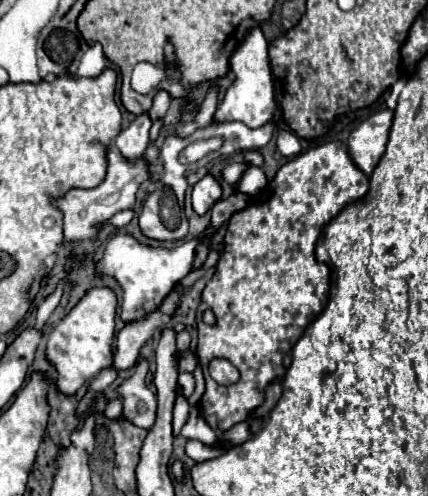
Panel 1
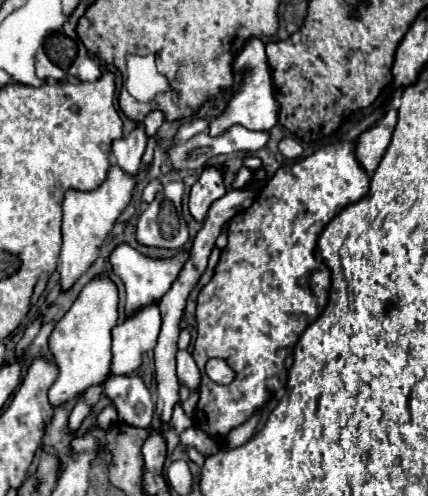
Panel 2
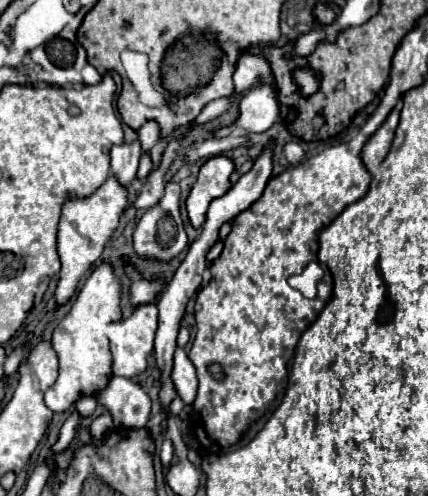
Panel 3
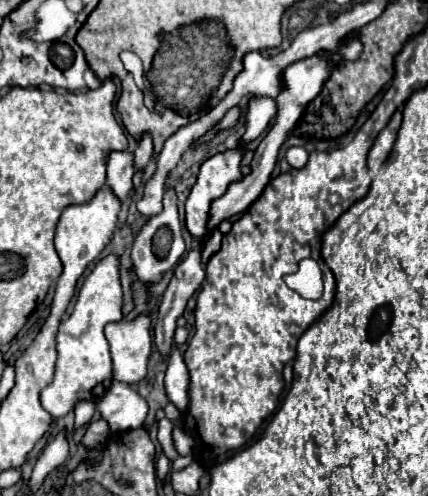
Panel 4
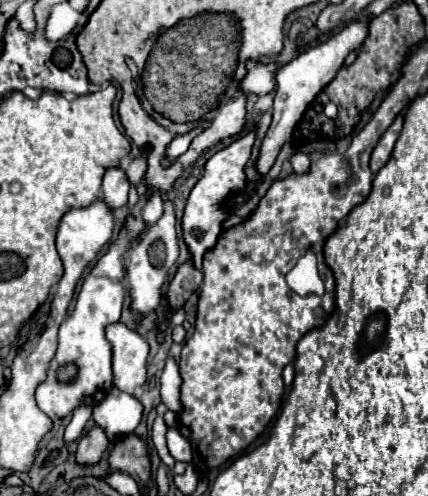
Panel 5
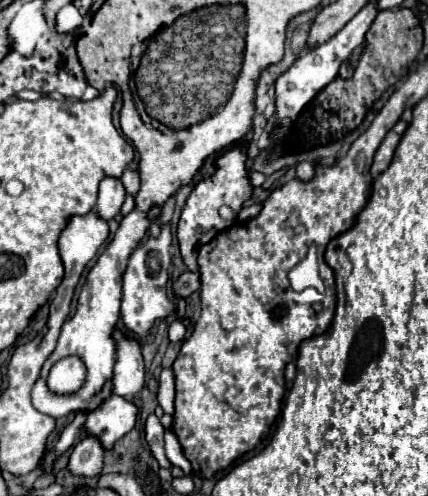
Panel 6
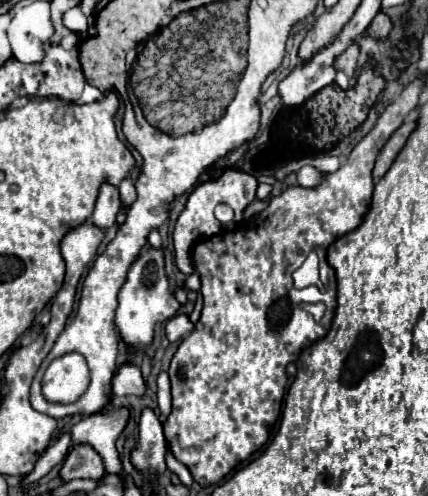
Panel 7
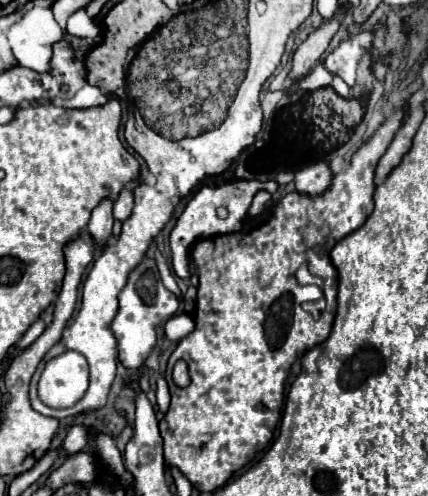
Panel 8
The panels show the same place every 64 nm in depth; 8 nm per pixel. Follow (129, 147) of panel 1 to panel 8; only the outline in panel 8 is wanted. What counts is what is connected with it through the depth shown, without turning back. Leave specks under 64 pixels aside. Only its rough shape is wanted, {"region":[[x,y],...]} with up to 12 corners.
{"region":[[102,200],[86,232],[94,246],[104,246],[112,236],[112,202]]}

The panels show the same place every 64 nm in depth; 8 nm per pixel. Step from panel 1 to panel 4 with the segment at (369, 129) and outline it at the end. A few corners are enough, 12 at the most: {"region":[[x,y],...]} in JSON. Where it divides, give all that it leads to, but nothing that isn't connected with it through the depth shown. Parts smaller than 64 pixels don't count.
{"region":[[396,112],[378,134],[368,168],[378,170],[394,146],[402,114]]}

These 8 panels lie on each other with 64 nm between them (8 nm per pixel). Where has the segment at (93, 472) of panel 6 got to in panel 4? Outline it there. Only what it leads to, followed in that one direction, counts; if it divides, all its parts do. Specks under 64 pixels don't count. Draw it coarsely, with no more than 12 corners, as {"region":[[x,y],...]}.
{"region":[[104,420],[88,426],[82,444],[86,450],[106,444],[110,432]]}

